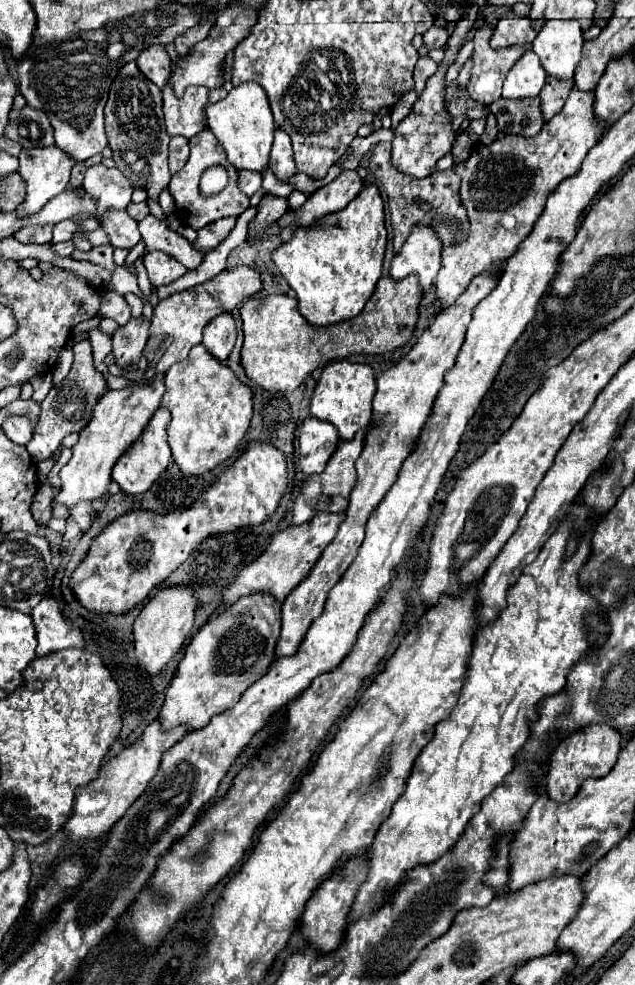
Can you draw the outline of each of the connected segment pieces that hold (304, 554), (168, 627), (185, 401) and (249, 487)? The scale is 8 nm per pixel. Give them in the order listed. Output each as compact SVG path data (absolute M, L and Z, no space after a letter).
M320 513L310 523L304 523L304 525L298 525L298 527L292 525L284 531L278 531L272 537L272 541L268 543L268 547L264 549L264 553L256 561L246 565L236 575L232 585L222 593L222 605L220 605L218 611L228 609L240 597L250 595L250 593L270 593L276 601L282 603L288 597L288 593L294 591L302 579L308 577L312 567L320 559L322 551L326 549L326 545L332 541L332 537L336 537L336 529L338 529L342 519L344 519L344 513L338 513L338 515Z
M174 585L166 589L158 589L150 595L148 603L140 611L134 621L134 649L138 661L150 675L158 675L162 667L180 651L186 635L190 635L194 625L194 615L198 609L198 601L192 595L188 585Z
M194 345L184 361L178 361L168 369L162 407L168 407L172 413L172 419L168 423L168 443L174 461L180 465L182 473L200 475L226 461L242 443L252 419L252 391L246 383L236 379L234 371L228 365L216 361L204 345Z
M250 441L244 453L228 465L188 509L166 515L140 509L108 523L72 573L76 599L94 613L128 613L136 603L144 601L156 585L166 581L206 537L264 523L276 511L286 485L284 453L264 441Z

